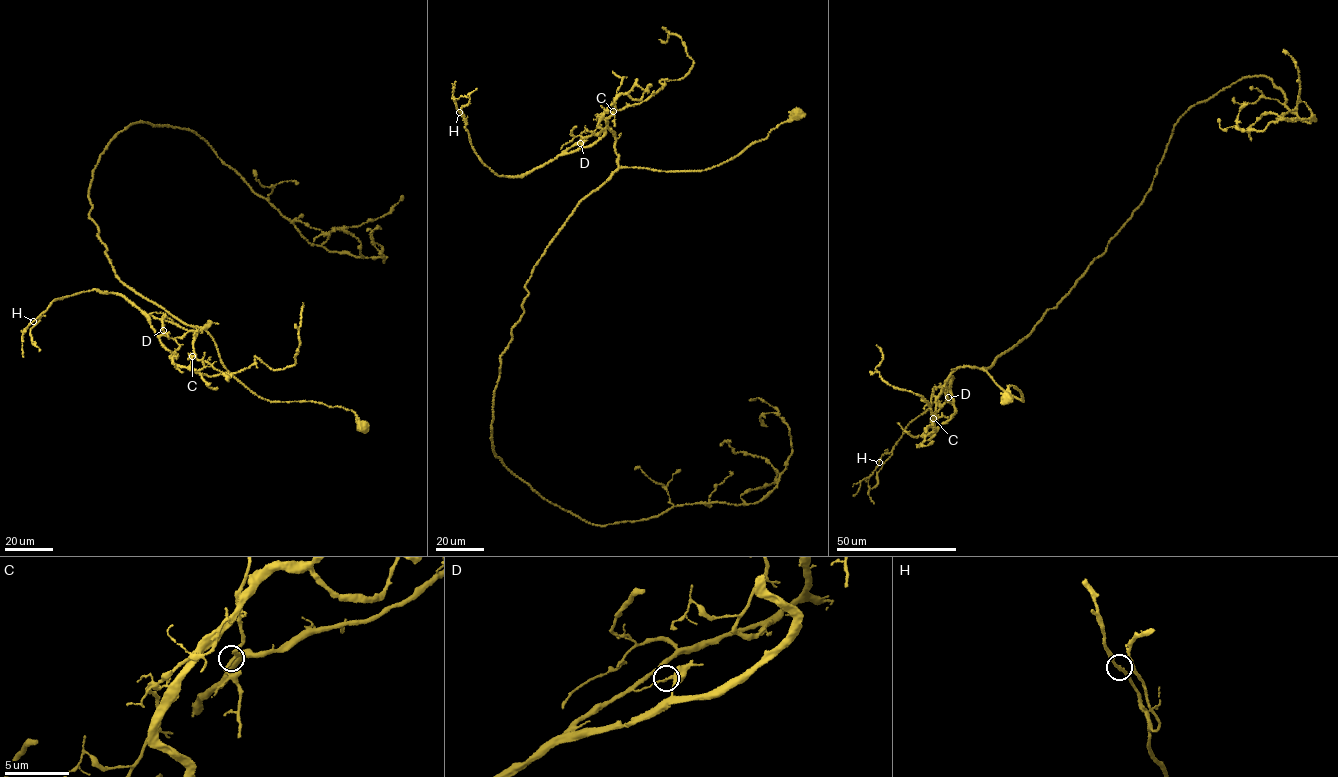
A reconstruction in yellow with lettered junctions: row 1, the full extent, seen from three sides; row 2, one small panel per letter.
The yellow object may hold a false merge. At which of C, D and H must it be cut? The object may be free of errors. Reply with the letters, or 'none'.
D

